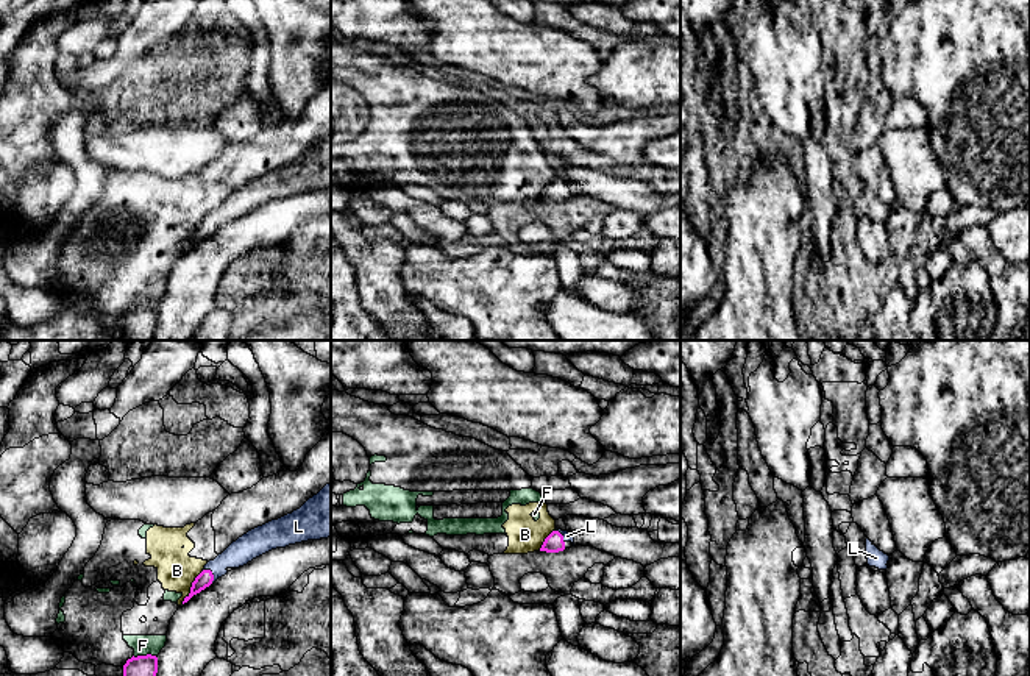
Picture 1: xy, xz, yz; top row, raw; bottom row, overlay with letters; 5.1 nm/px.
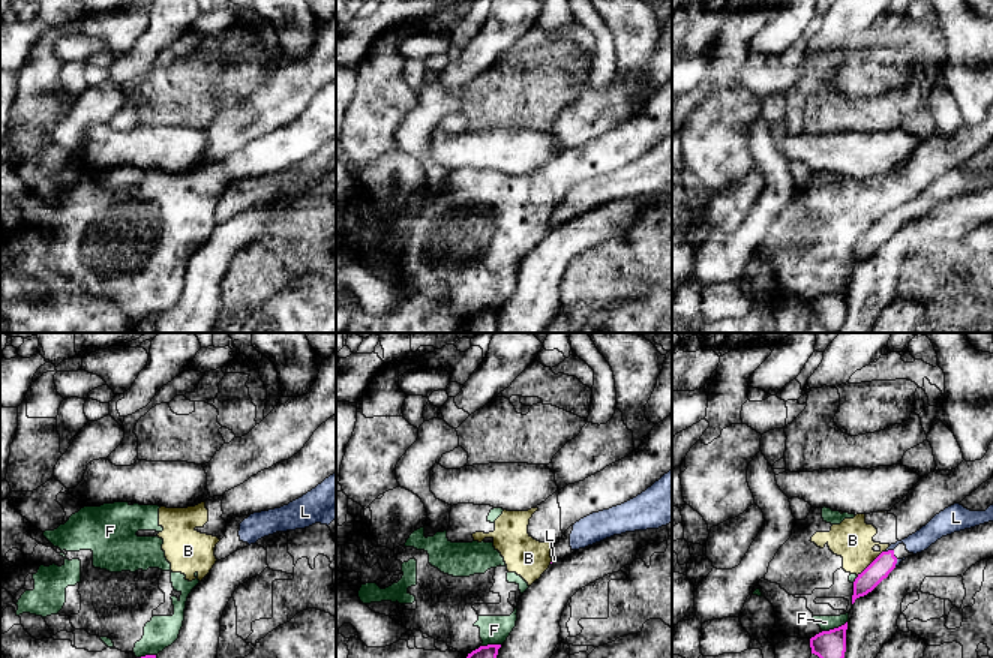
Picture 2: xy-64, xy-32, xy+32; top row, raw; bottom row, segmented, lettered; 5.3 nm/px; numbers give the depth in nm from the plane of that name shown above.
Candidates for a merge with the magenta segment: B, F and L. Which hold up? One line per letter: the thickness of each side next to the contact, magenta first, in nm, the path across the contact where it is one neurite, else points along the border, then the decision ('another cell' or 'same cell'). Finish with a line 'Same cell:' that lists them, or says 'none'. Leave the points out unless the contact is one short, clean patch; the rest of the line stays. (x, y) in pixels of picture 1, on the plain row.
B: 80 nm thick on the magenta side, 200 nm on the other; border along xy (203, 220), (181, 253); another cell
F: 170 nm thick on the magenta side, 110 nm on the other; another cell
L: 80 nm thick on the magenta side, 140 nm on the other; runs through xy (205, 228), (211, 224), (223, 211), (248, 197); same cell
Same cell: L

